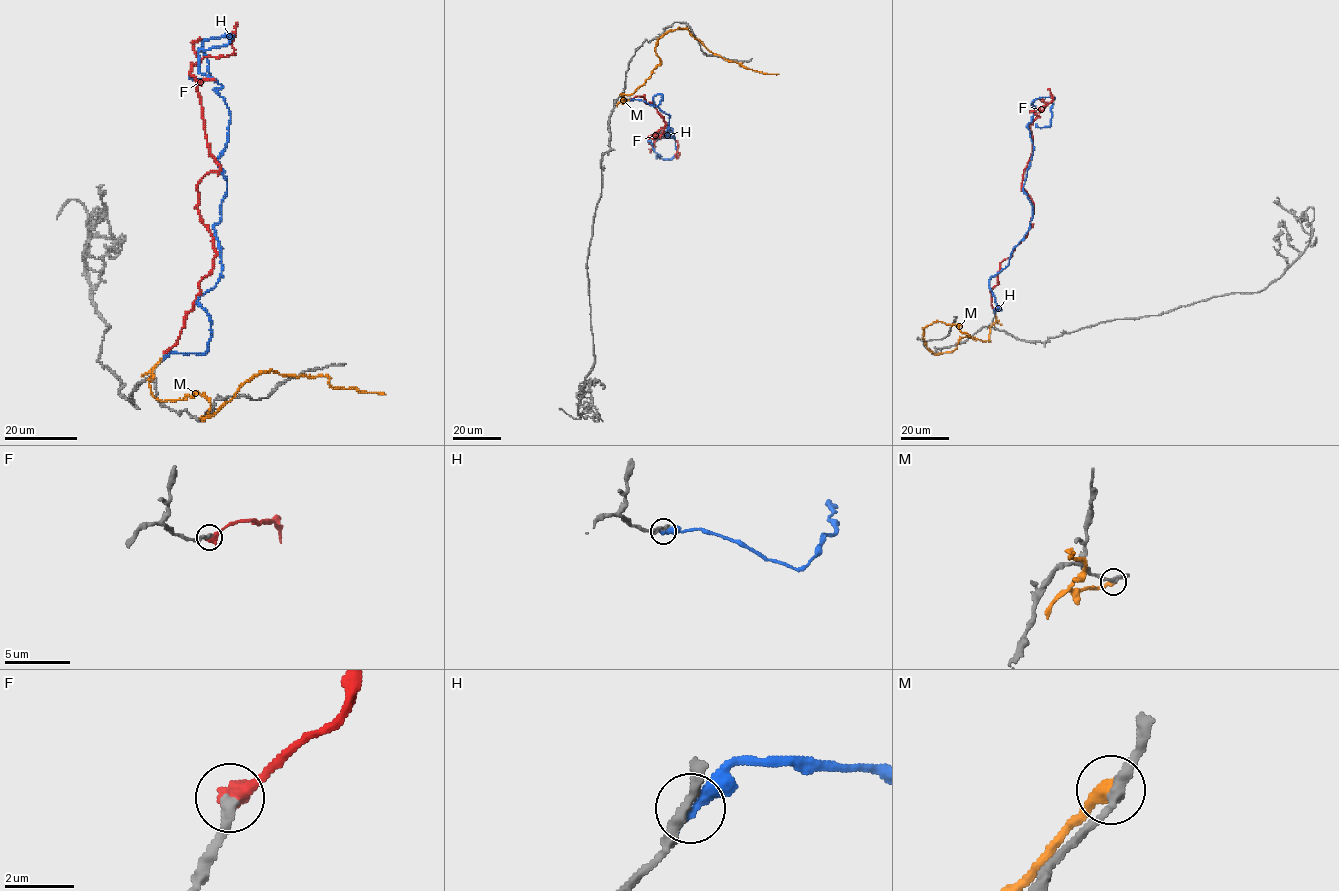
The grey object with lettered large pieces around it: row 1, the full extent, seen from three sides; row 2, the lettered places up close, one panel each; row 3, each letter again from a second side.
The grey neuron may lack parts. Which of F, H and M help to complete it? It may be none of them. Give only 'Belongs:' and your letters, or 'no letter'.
Belongs: F

